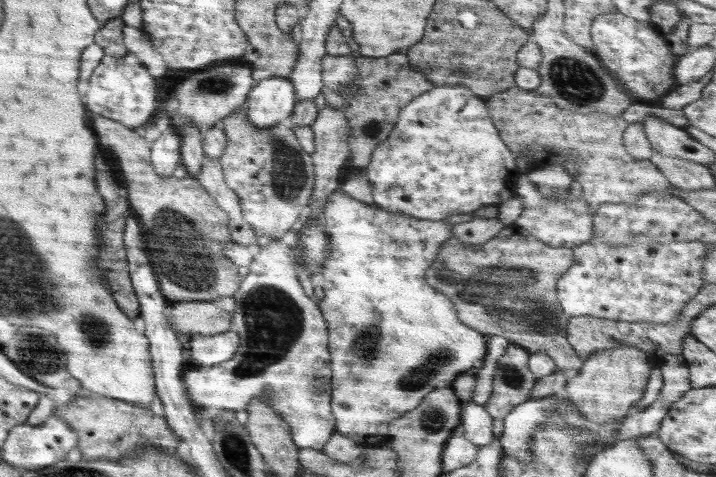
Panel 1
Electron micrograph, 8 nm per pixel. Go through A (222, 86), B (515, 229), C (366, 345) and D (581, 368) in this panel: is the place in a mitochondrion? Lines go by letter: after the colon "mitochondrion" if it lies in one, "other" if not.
A: mitochondrion
B: other
C: mitochondrion
D: other

